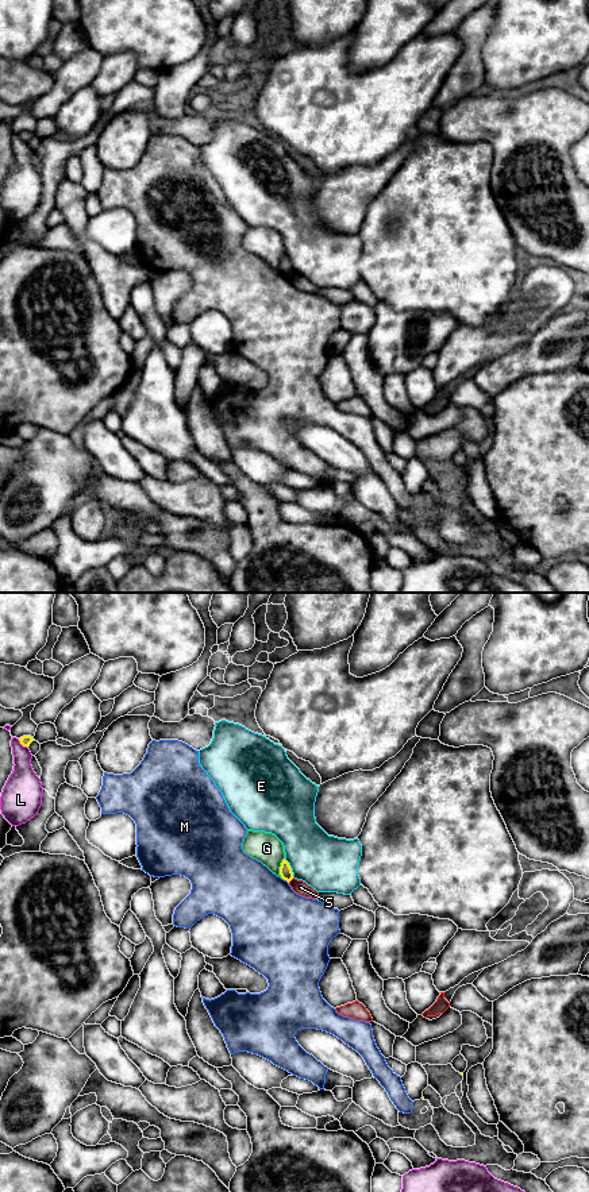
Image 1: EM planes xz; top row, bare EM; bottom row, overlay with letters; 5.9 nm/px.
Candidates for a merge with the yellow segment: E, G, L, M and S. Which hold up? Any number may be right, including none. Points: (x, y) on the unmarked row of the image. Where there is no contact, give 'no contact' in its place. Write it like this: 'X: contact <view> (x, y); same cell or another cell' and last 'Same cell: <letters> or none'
E: contact xz (291, 263); another cell
G: contact xz (280, 263); another cell
L: contact xz (22, 139); another cell
M: contact xz (285, 274); another cell
S: contact xz (291, 274); another cell
Same cell: none

